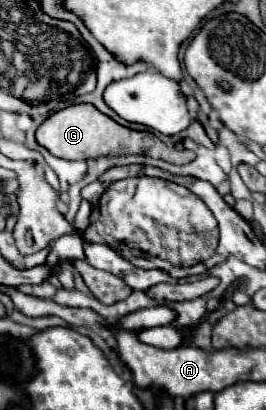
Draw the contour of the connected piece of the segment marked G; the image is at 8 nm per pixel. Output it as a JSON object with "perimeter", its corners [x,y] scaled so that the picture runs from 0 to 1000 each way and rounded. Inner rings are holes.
{"perimeter":[[[259,256],[199,276],[147,305],[147,315],[132,320],[132,339],[192,378],[229,388],[365,388],[365,383],[447,383],[447,378],[500,378],[500,373],[613,388],[650,402],[695,402],[733,388],[726,368],[635,359],[560,320],[500,320],[500,315],[455,310],[402,280],[372,276],[350,256]]]}

